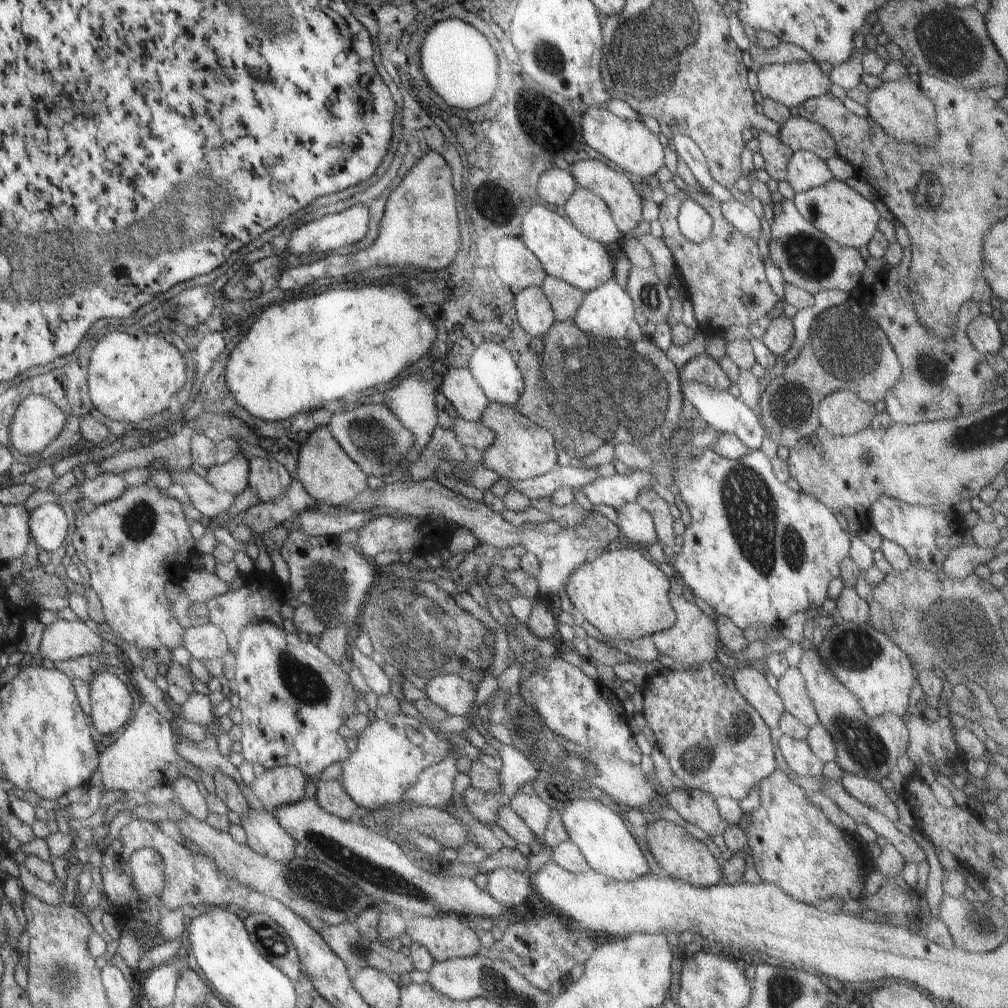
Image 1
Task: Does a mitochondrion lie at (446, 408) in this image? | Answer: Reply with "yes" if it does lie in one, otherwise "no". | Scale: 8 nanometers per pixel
no

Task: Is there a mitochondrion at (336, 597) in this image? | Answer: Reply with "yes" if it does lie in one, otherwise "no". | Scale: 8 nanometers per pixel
yes

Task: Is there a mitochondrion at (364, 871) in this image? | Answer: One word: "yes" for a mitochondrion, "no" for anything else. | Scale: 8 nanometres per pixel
yes

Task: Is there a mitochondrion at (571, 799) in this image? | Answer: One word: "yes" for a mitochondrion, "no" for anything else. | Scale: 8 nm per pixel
no

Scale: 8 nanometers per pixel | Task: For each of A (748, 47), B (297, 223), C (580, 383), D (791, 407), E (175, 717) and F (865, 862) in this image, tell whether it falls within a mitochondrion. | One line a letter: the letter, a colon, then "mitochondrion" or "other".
A: other
B: other
C: mitochondrion
D: mitochondrion
E: other
F: other

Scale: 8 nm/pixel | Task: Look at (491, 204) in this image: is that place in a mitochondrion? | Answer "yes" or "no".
yes

